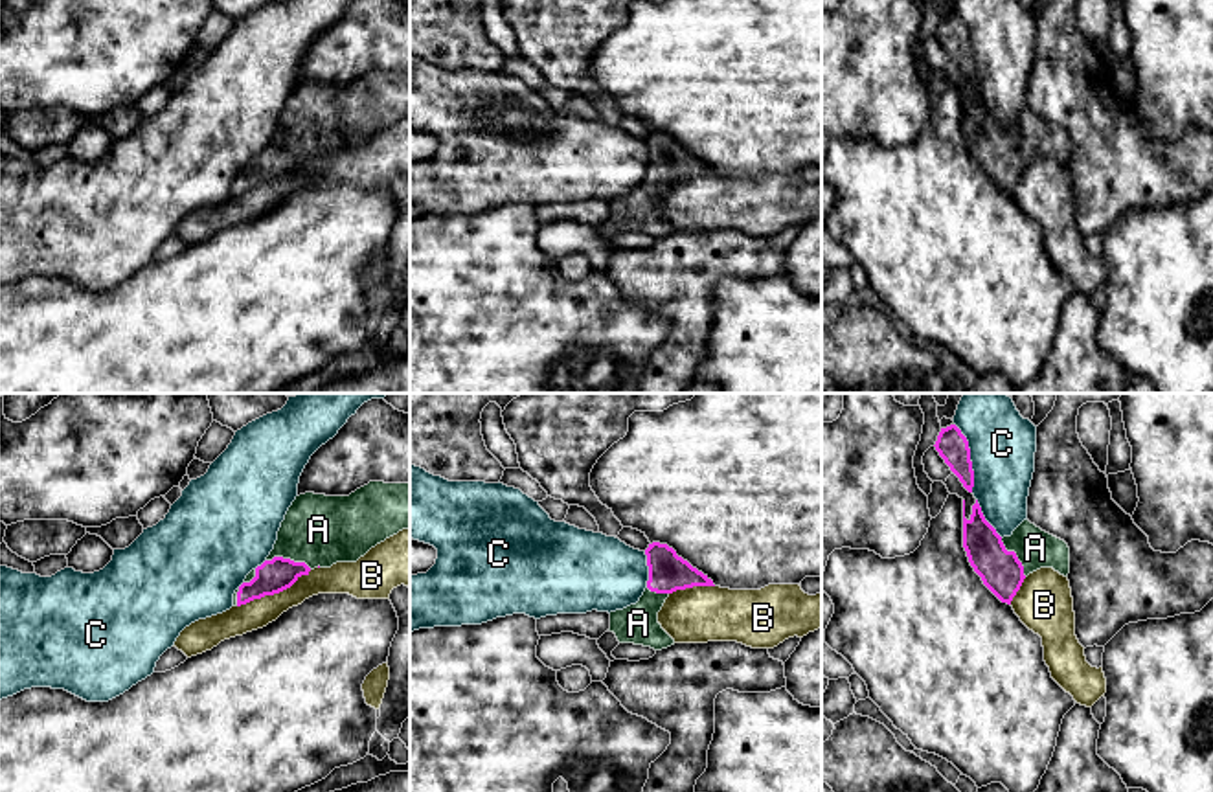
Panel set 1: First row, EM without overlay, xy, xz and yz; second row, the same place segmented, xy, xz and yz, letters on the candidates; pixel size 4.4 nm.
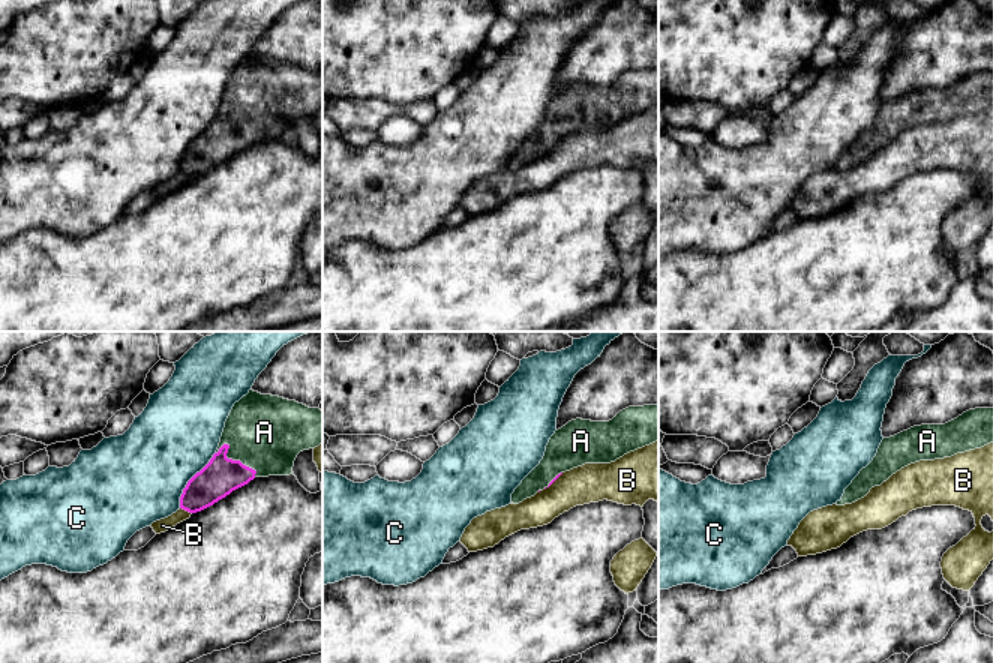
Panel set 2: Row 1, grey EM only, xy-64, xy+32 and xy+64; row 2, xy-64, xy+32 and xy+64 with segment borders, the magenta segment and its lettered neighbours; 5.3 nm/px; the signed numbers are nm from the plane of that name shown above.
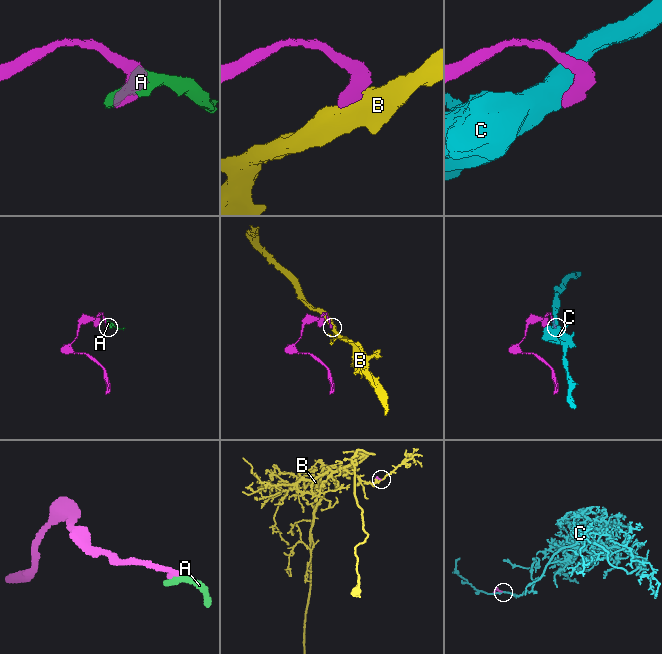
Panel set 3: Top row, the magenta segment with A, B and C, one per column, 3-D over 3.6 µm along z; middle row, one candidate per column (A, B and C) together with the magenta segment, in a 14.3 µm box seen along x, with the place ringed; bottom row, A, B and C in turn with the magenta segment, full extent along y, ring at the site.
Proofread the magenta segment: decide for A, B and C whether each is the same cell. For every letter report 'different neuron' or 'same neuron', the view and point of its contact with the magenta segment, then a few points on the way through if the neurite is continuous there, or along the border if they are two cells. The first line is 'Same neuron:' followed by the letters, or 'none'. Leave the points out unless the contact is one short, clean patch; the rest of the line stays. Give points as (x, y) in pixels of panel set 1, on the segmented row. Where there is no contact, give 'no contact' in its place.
Same neuron: A
A: same neuron | xy (289, 559)
B: different neuron | xy (274, 592) | along xy (311, 570), (289, 587), (238, 607)
C: different neuron | yz (969, 458)

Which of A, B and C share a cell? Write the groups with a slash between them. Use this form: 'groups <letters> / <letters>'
groups A / B / C

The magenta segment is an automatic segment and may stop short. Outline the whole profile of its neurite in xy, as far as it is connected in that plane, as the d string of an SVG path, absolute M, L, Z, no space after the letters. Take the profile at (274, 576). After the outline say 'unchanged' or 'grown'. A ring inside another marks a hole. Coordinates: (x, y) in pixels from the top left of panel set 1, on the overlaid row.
M369 481L349 496L296 496L266 560L233 594L233 606L290 588L314 568L357 562L410 527L410 483Z; grown

